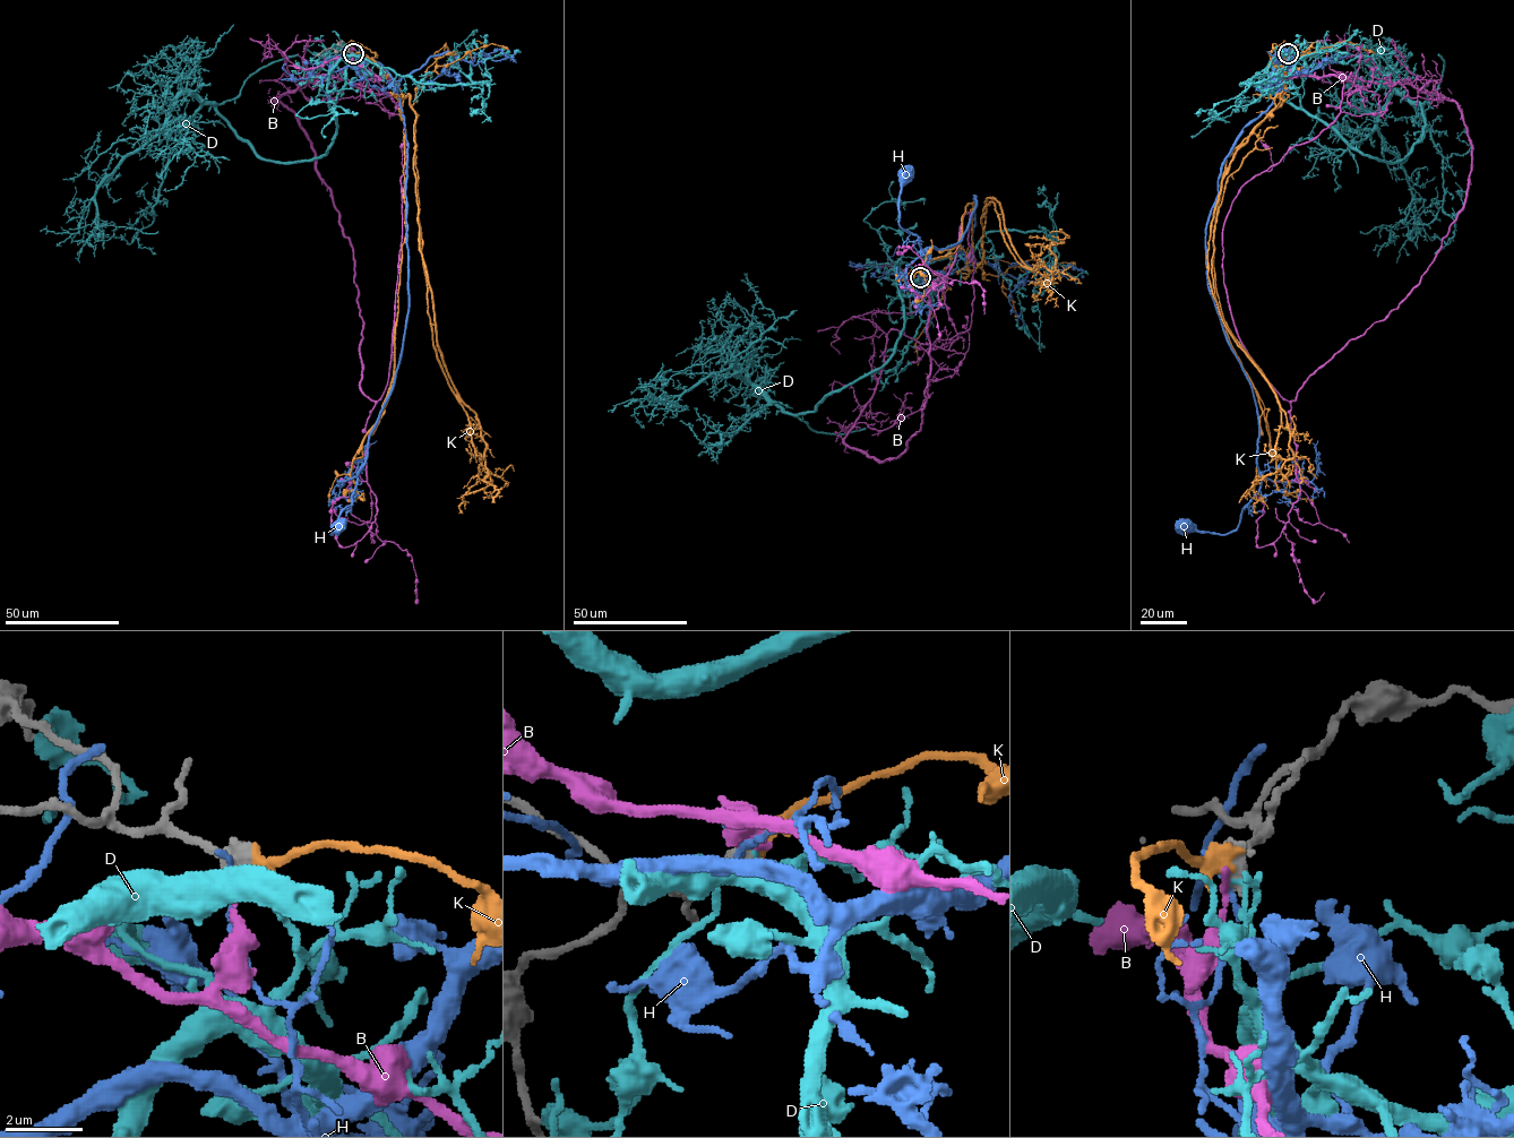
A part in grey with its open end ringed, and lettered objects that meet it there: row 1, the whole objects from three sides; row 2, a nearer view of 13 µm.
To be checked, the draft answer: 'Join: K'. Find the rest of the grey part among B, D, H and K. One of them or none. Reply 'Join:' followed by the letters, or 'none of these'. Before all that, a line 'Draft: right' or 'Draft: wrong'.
Draft: right
Join: K

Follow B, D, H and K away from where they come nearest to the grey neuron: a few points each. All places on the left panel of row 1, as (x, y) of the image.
B: (353, 54), (389, 79), (407, 141), (392, 354), (364, 455), (369, 531), (411, 555), (416, 592)
D: (353, 54), (336, 134), (311, 160), (264, 160), (214, 105), (183, 93), (95, 197), (97, 227), (157, 231)
H: (352, 54), (357, 69), (371, 59), (386, 69), (404, 119), (409, 313), (389, 396), (332, 534), (338, 525)
K: (353, 53), (410, 95), (415, 113), (420, 250), (457, 397), (428, 312), (415, 126)

